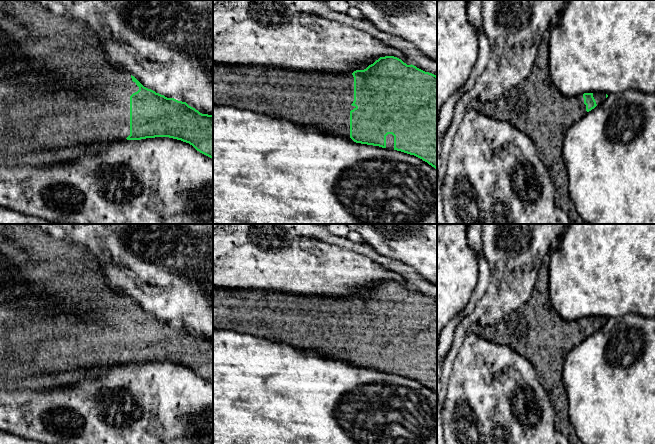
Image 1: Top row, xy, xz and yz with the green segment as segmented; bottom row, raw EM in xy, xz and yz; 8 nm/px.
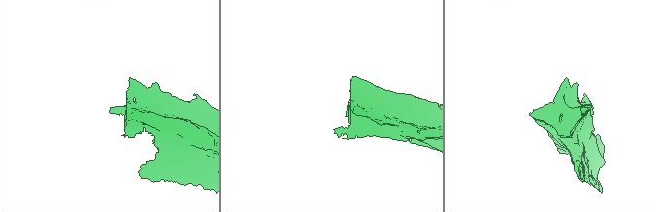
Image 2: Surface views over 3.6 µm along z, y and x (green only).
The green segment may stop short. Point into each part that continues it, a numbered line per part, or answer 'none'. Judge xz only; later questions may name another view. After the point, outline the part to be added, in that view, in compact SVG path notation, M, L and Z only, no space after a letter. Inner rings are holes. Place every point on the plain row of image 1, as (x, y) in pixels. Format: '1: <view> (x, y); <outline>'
1: xz (321, 323); M213 287L213 330L232 330L234 332L250 334L258 338L265 338L276 343L288 344L290 346L304 350L314 350L320 353L321 355L351 363L350 335L356 332L355 330L351 329L353 325L354 325L354 301L352 299L352 296L334 298L329 296L317 296L317 295L315 296L297 295L293 293L276 292L268 290L229 289Z
2: xz (389, 362); M392 358L386 360L386 372L394 373L394 360Z

